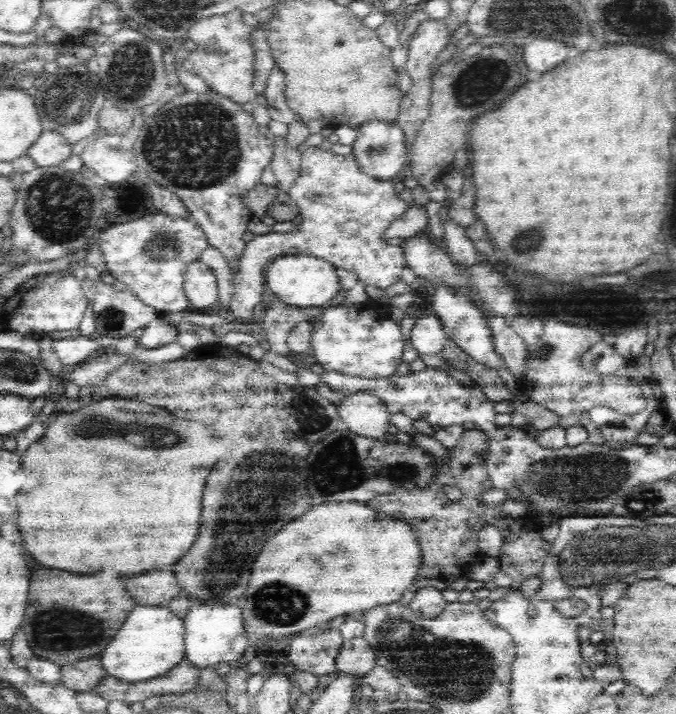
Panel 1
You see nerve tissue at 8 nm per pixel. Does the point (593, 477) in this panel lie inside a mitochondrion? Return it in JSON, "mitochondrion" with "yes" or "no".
{"mitochondrion":"yes"}

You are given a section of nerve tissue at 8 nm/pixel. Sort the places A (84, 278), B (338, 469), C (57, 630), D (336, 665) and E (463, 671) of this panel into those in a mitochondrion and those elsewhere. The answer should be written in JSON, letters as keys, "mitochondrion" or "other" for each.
{"A":"other","B":"mitochondrion","C":"mitochondrion","D":"other","E":"mitochondrion"}

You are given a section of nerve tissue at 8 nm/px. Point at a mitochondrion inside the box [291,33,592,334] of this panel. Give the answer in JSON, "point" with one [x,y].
{"point":[480,81]}

